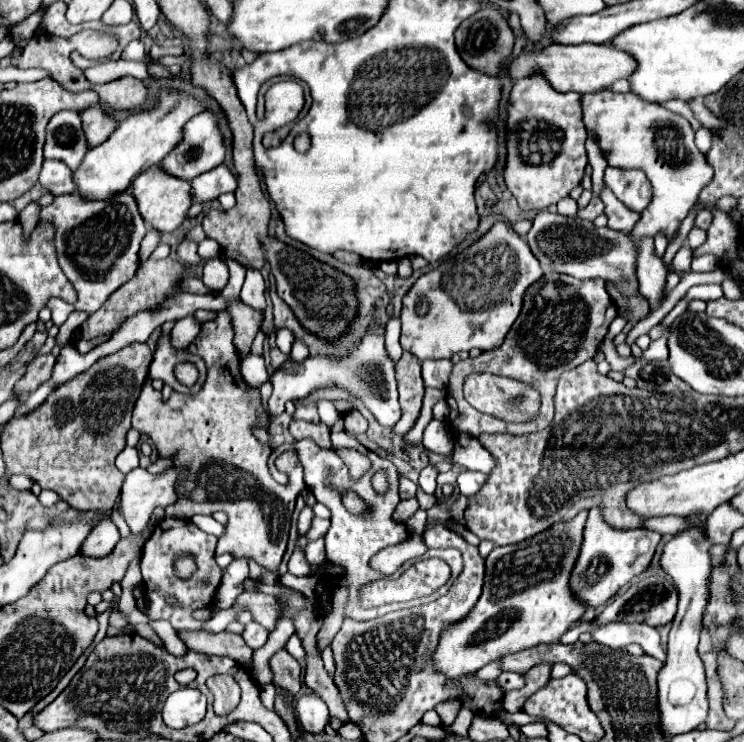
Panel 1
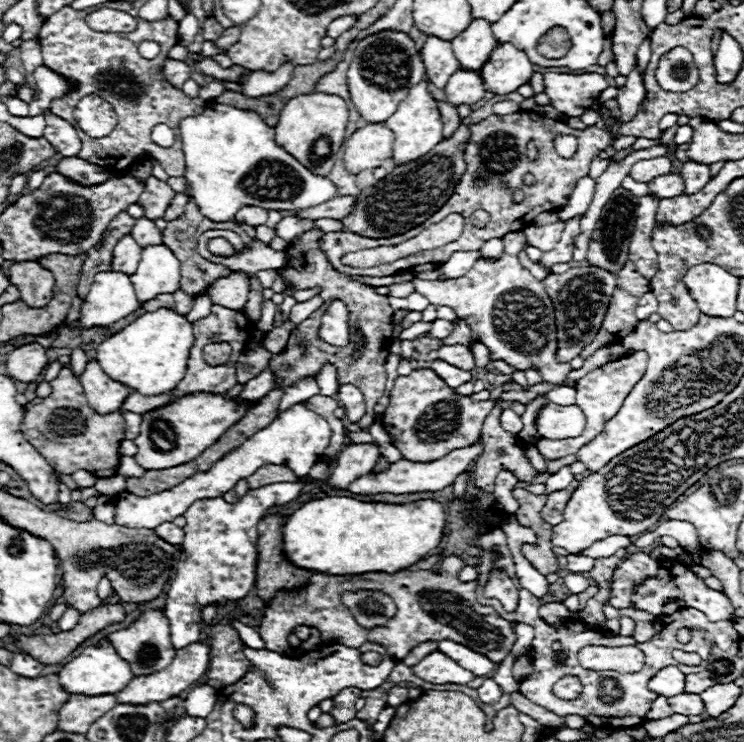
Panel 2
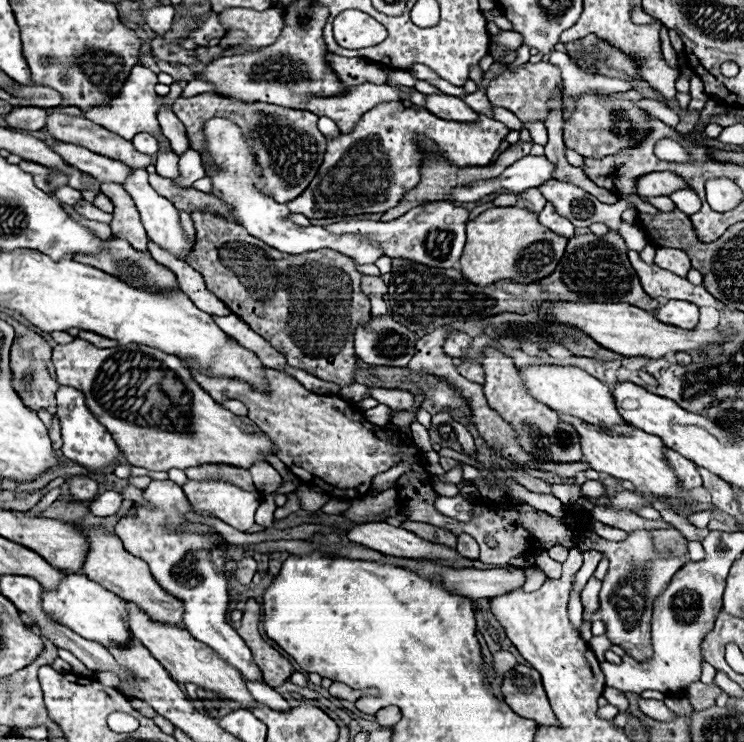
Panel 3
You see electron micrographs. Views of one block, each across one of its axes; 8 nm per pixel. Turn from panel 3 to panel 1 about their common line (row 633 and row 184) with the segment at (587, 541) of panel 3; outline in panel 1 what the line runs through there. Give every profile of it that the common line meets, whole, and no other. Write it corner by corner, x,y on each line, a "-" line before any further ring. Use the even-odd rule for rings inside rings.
608,166
604,174
604,182
616,194
616,198
624,202
628,208
632,208
634,212
642,212
652,198
650,180
642,170
636,168
624,170
624,168

